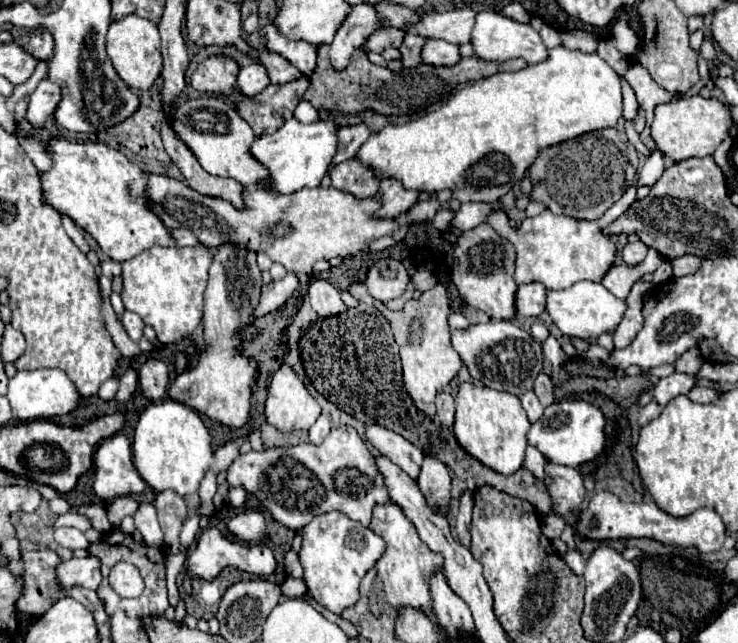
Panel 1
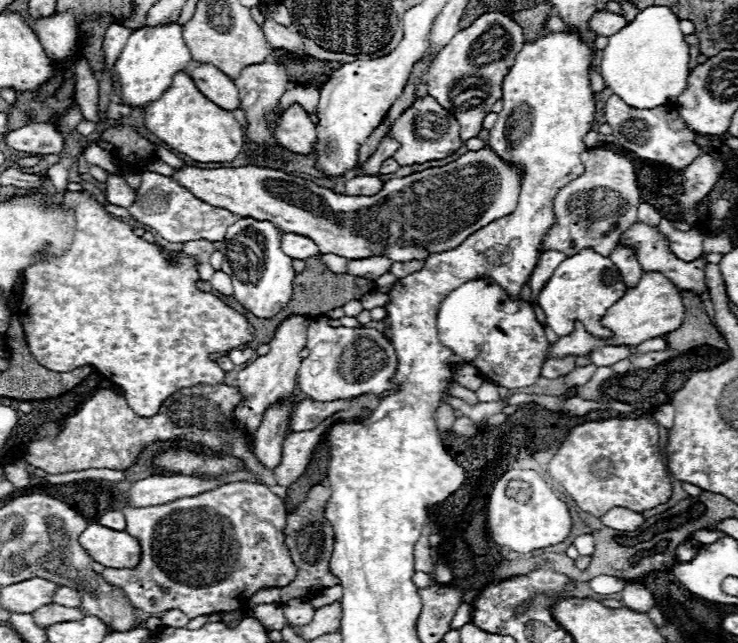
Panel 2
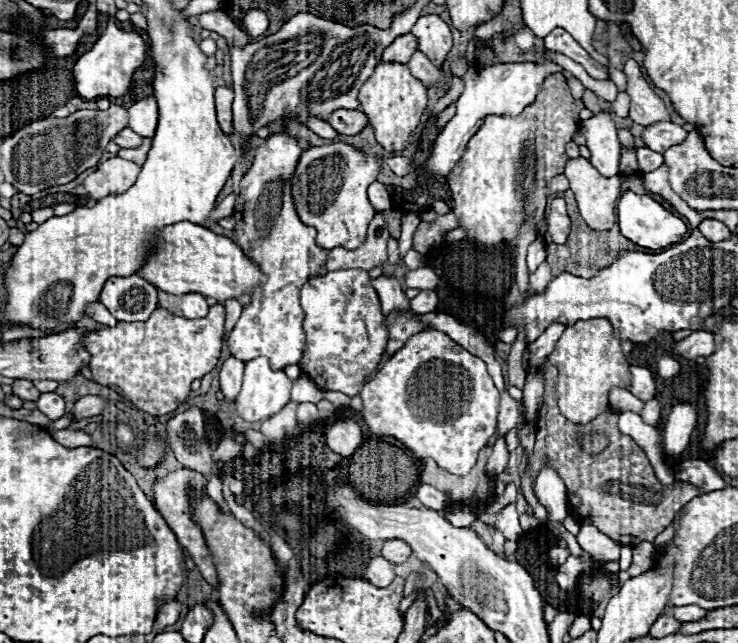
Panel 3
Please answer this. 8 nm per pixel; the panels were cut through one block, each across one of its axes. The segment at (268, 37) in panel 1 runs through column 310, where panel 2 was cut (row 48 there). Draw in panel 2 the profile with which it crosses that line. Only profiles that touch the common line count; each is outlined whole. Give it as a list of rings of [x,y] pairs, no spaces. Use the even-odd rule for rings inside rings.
[[[70,12],[54,14],[42,20],[32,20],[30,26],[42,42],[46,56],[50,56],[52,60],[72,56],[76,46],[76,22]]]

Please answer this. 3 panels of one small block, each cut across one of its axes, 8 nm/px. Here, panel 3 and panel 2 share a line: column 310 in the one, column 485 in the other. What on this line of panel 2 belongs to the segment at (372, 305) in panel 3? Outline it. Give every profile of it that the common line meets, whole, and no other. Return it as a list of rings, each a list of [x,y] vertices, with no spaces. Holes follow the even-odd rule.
[[[470,280],[452,290],[438,308],[436,324],[440,342],[478,368],[484,380],[504,388],[524,388],[540,378],[548,340],[536,320],[534,306],[522,298],[512,300],[494,280]]]

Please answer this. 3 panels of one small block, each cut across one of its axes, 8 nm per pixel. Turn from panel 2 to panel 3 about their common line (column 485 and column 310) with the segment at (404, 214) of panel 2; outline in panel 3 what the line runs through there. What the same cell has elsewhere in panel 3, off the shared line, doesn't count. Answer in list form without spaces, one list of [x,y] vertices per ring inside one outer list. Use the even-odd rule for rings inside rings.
[[[334,142],[328,146],[312,146],[298,158],[292,176],[292,200],[298,218],[306,226],[318,230],[318,246],[332,248],[360,248],[366,240],[366,230],[376,210],[368,202],[366,188],[378,176],[378,158],[356,150],[350,144]]]

